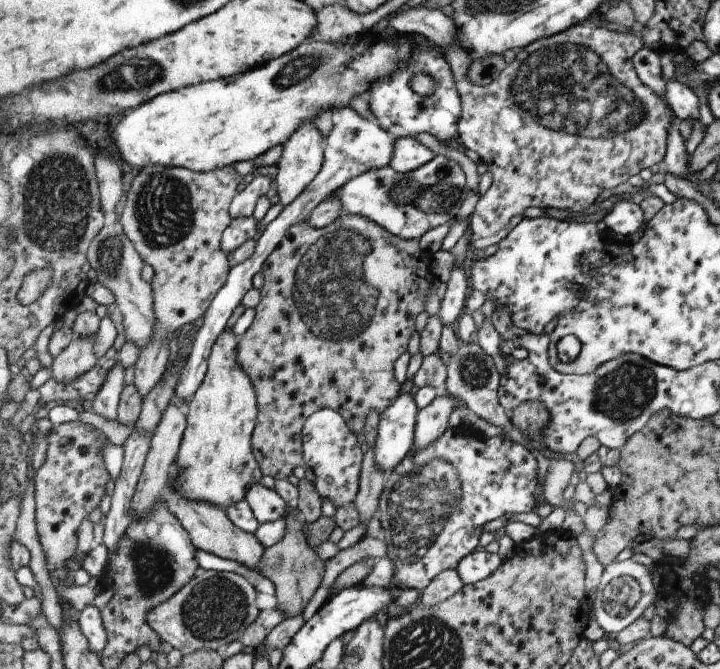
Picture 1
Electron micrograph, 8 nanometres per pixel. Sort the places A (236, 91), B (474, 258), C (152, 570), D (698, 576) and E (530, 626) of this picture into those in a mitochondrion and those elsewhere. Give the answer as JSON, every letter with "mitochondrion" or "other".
{"A":"other","B":"other","C":"mitochondrion","D":"other","E":"other"}

